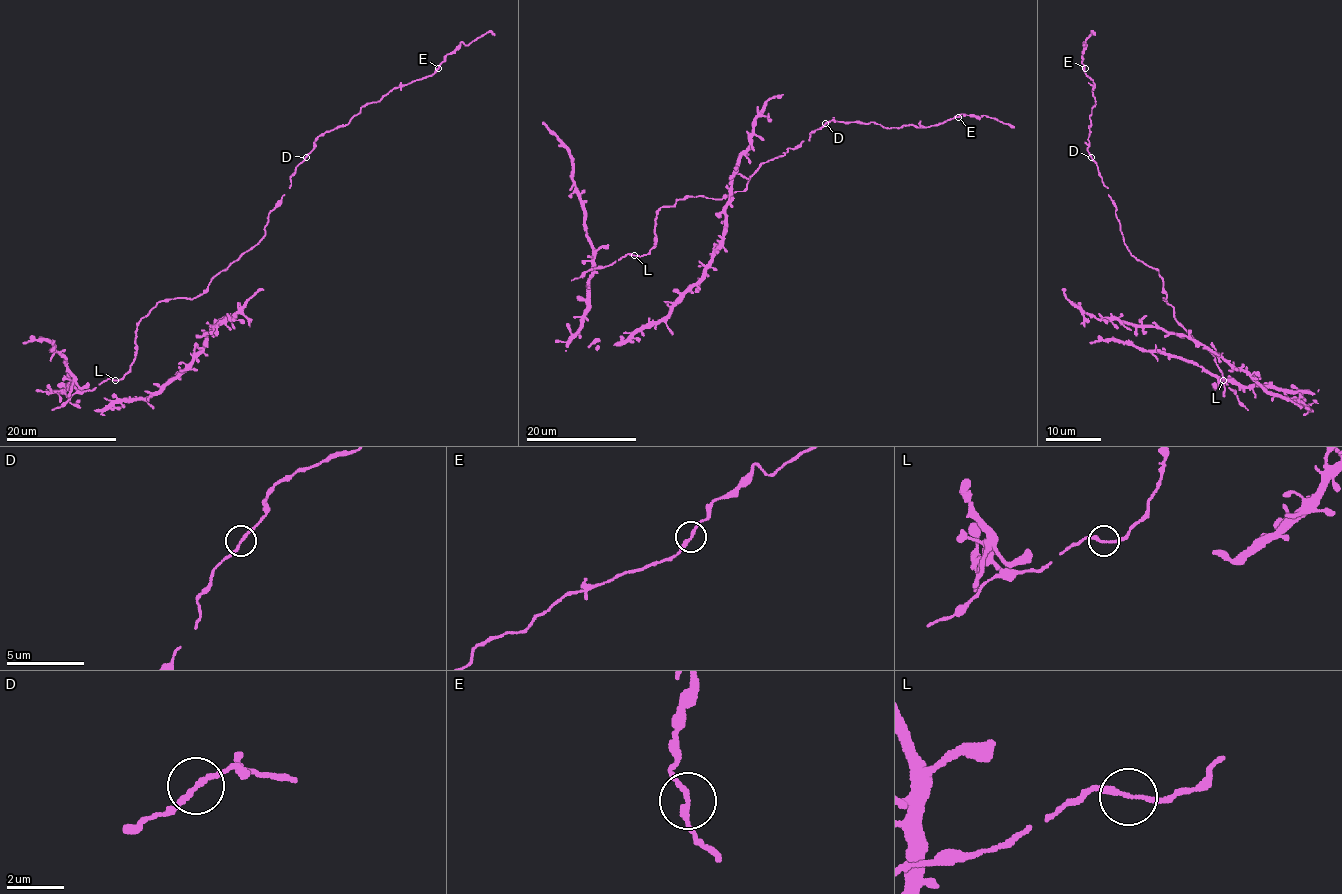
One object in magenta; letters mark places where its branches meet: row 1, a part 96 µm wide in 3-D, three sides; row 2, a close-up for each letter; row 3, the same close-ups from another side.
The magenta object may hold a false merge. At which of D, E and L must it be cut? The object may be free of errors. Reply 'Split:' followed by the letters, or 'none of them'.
Split: none of them

